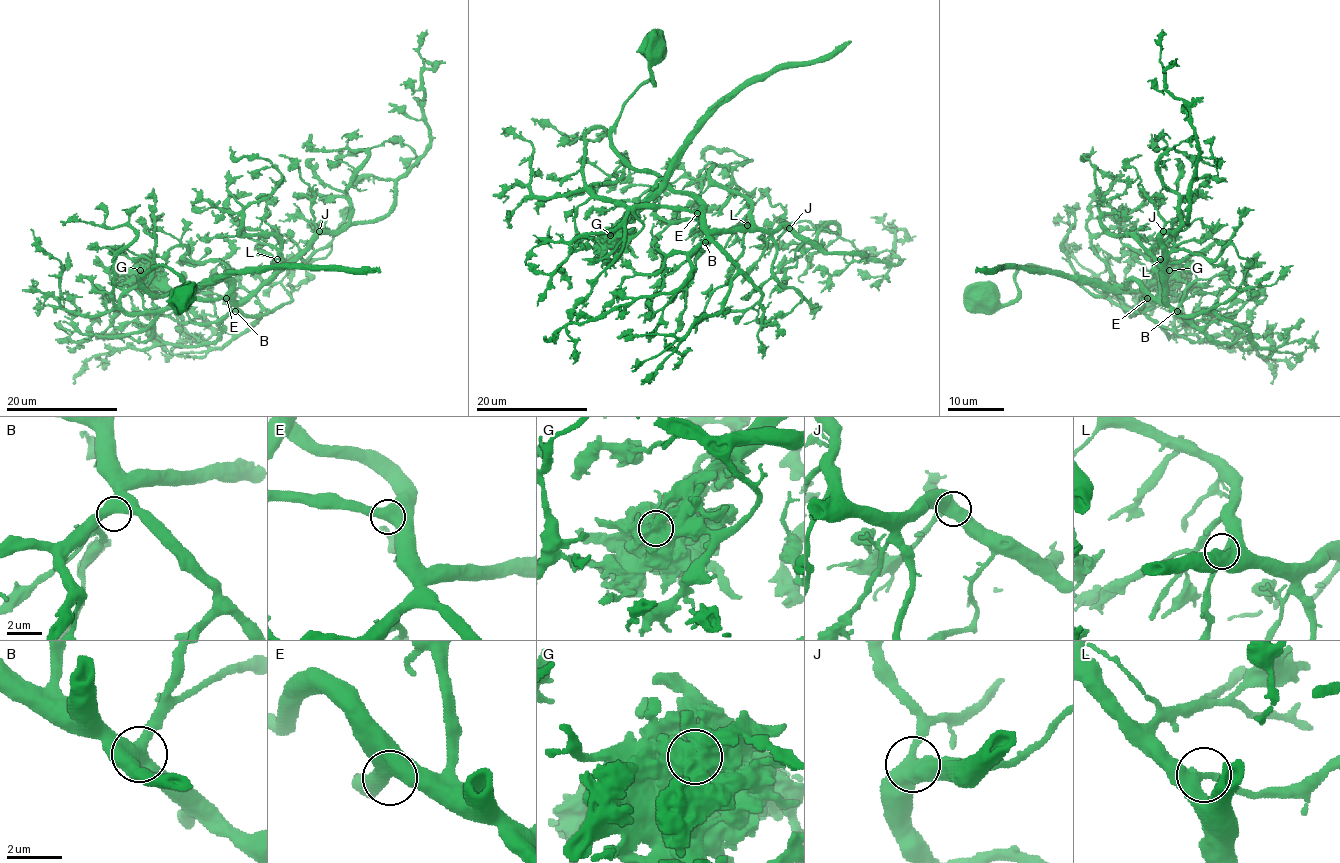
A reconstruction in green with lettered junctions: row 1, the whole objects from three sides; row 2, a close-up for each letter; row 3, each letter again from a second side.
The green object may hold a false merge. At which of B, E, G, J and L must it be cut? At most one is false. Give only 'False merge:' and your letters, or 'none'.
False merge: G

